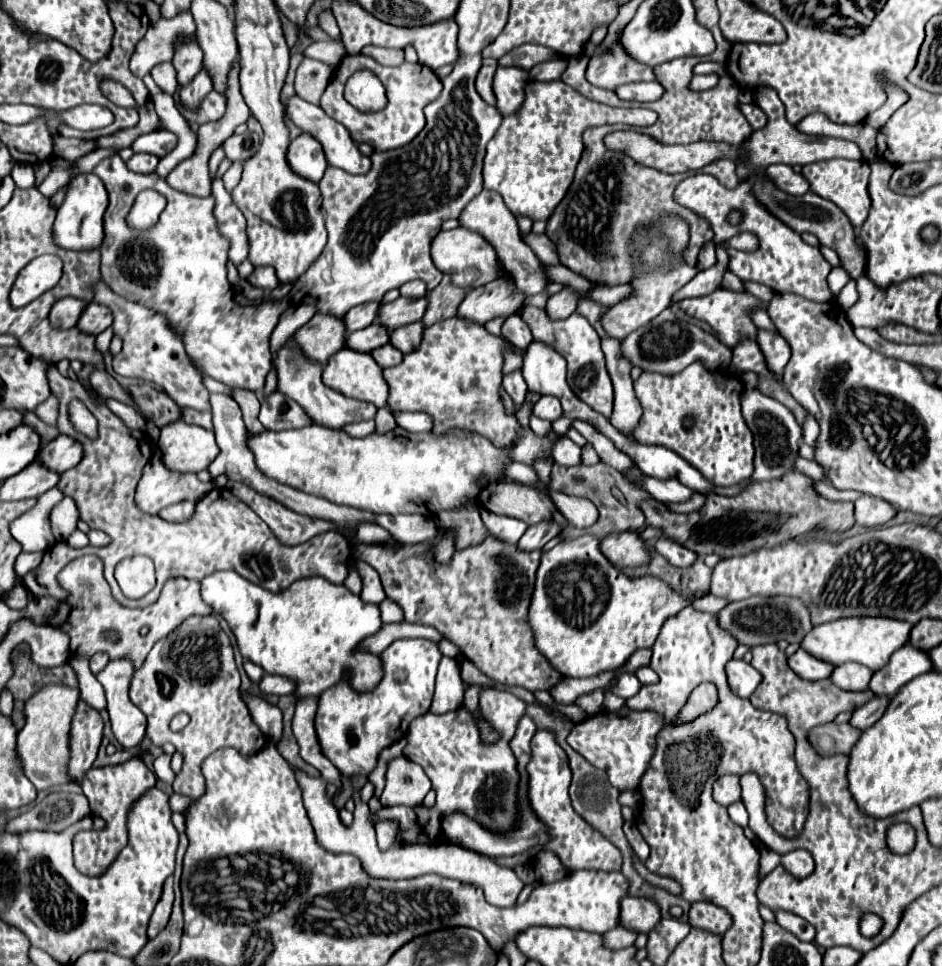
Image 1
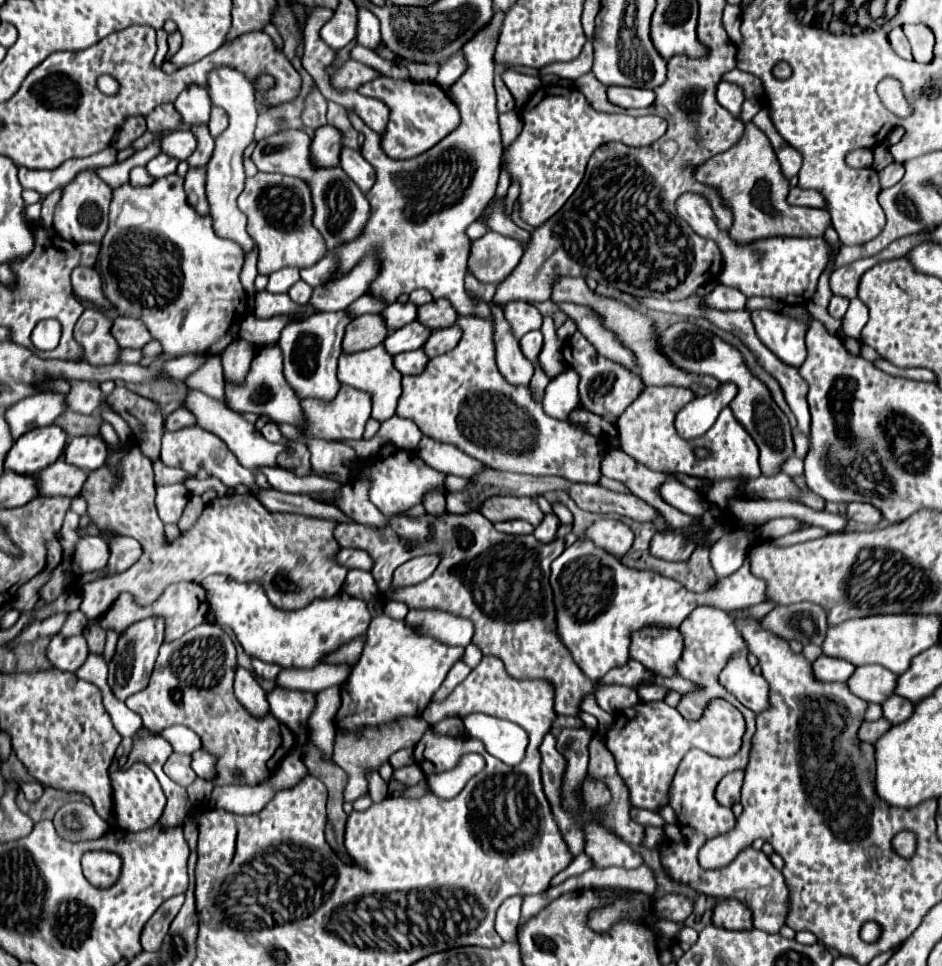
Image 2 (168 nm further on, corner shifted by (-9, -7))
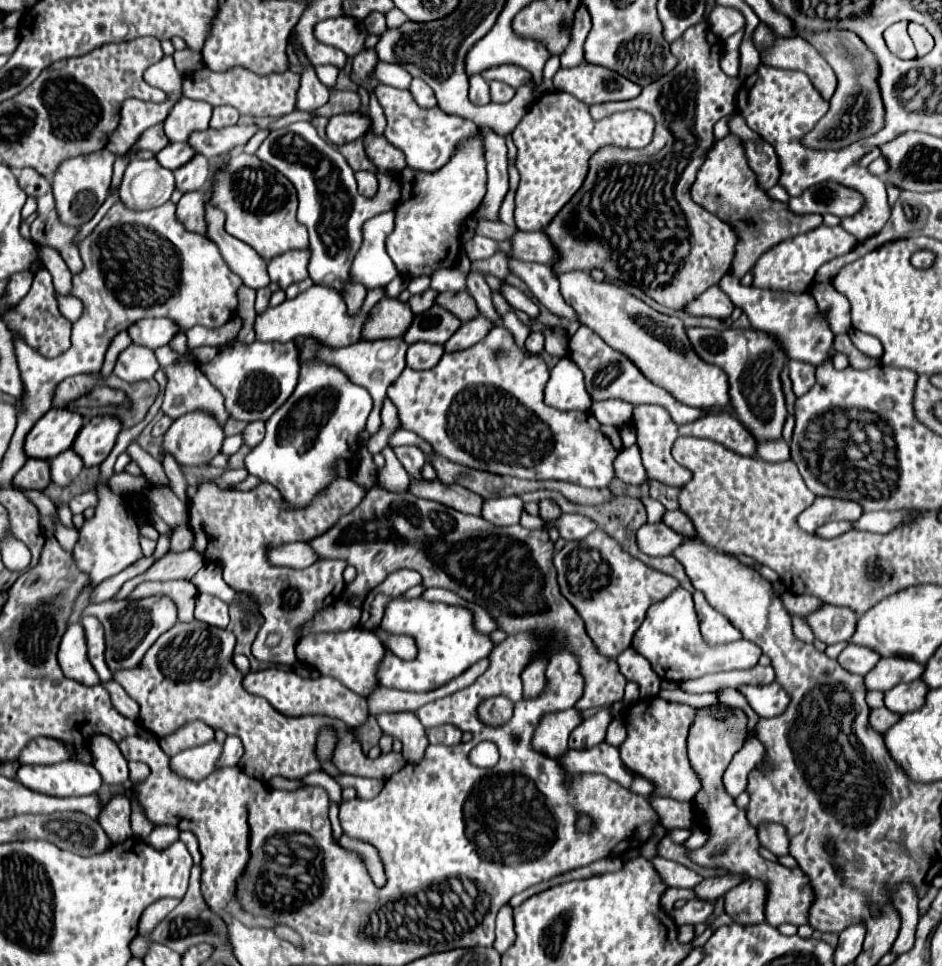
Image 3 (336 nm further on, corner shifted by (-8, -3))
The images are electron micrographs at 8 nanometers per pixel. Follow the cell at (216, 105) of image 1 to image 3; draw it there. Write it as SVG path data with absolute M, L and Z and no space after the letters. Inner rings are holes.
M215 107L211 117L211 127L221 129L227 125L235 125L239 119L239 111L235 107Z

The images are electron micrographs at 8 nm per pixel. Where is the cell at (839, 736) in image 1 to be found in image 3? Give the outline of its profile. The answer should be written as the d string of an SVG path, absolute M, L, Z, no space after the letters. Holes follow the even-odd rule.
M881 707L881 709L873 709L871 711L871 715L869 715L869 723L871 723L871 727L875 729L875 731L879 731L879 733L885 733L891 725L895 725L897 721L899 721L899 713L893 713L893 711L889 711L887 707Z

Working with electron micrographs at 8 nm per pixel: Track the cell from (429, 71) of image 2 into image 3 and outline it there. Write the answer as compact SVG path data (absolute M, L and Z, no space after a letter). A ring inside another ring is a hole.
M413 79L411 85L409 85L409 91L411 91L411 95L413 95L413 99L417 101L419 107L431 109L431 107L437 105L435 95L433 95L433 89L423 79Z

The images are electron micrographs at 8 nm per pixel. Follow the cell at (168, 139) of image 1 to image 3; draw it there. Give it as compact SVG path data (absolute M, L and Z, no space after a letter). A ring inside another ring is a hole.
M231 125L223 129L207 129L201 133L193 133L189 137L189 143L193 143L193 147L197 147L197 151L207 159L213 159L243 147L257 131L257 125Z

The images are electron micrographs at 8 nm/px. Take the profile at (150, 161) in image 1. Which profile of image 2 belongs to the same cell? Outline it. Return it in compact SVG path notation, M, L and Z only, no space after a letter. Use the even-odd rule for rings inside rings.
M160 153L160 155L156 155L154 159L148 161L146 171L148 171L154 179L160 179L160 177L166 177L166 175L170 175L170 173L176 173L176 167L178 167L178 159Z

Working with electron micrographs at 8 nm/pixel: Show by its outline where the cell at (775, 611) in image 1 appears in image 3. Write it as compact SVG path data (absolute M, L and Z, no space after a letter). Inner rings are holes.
M823 605L819 611L807 615L805 619L811 625L817 639L821 639L827 645L833 645L853 635L859 617L845 607Z

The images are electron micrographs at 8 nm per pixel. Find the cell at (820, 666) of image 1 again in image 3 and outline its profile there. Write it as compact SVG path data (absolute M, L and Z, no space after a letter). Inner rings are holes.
M847 645L839 655L841 667L845 667L857 675L867 675L877 665L879 659L881 657L873 649L861 647L861 645Z

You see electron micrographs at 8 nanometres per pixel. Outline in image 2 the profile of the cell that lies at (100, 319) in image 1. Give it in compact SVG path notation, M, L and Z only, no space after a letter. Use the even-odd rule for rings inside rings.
M116 317L110 333L114 335L114 339L120 347L132 347L132 349L140 349L142 345L146 345L152 339L146 325L138 323L138 319L130 319L130 317Z

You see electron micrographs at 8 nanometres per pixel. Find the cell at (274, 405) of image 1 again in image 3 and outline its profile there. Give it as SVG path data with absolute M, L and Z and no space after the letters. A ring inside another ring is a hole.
M263 421L247 423L247 427L241 431L241 435L243 435L243 445L255 447L263 439L263 435L265 435L265 423Z

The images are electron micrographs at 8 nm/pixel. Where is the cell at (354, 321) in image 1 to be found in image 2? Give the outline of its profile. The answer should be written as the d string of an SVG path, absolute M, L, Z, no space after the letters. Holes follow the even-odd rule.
M396 301L396 303L388 305L388 307L384 307L380 315L382 315L386 327L396 331L396 329L400 329L400 327L404 327L404 325L408 325L408 323L412 323L416 319L416 305L410 303L410 301L408 303Z

